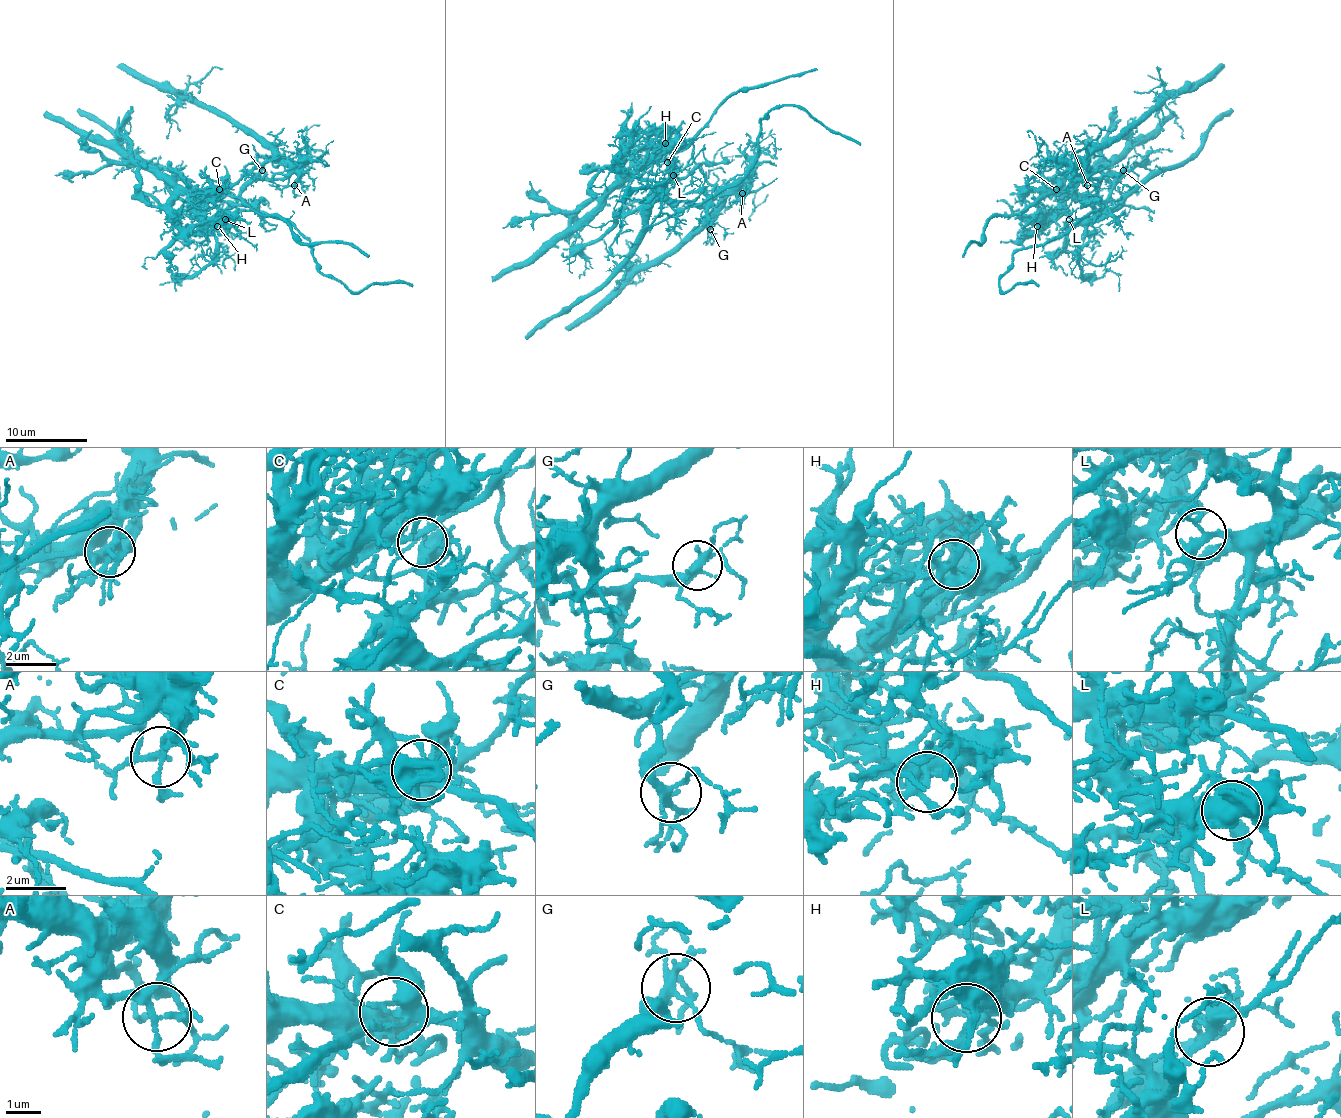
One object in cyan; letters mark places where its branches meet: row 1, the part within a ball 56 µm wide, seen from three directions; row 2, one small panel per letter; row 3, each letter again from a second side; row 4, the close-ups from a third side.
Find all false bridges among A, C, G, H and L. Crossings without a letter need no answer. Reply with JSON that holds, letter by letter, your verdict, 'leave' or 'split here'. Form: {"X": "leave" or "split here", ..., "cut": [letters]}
{"A": "split here", "C": "split here", "G": "leave", "H": "leave", "L": "leave", "cut": ["A", "C"]}

